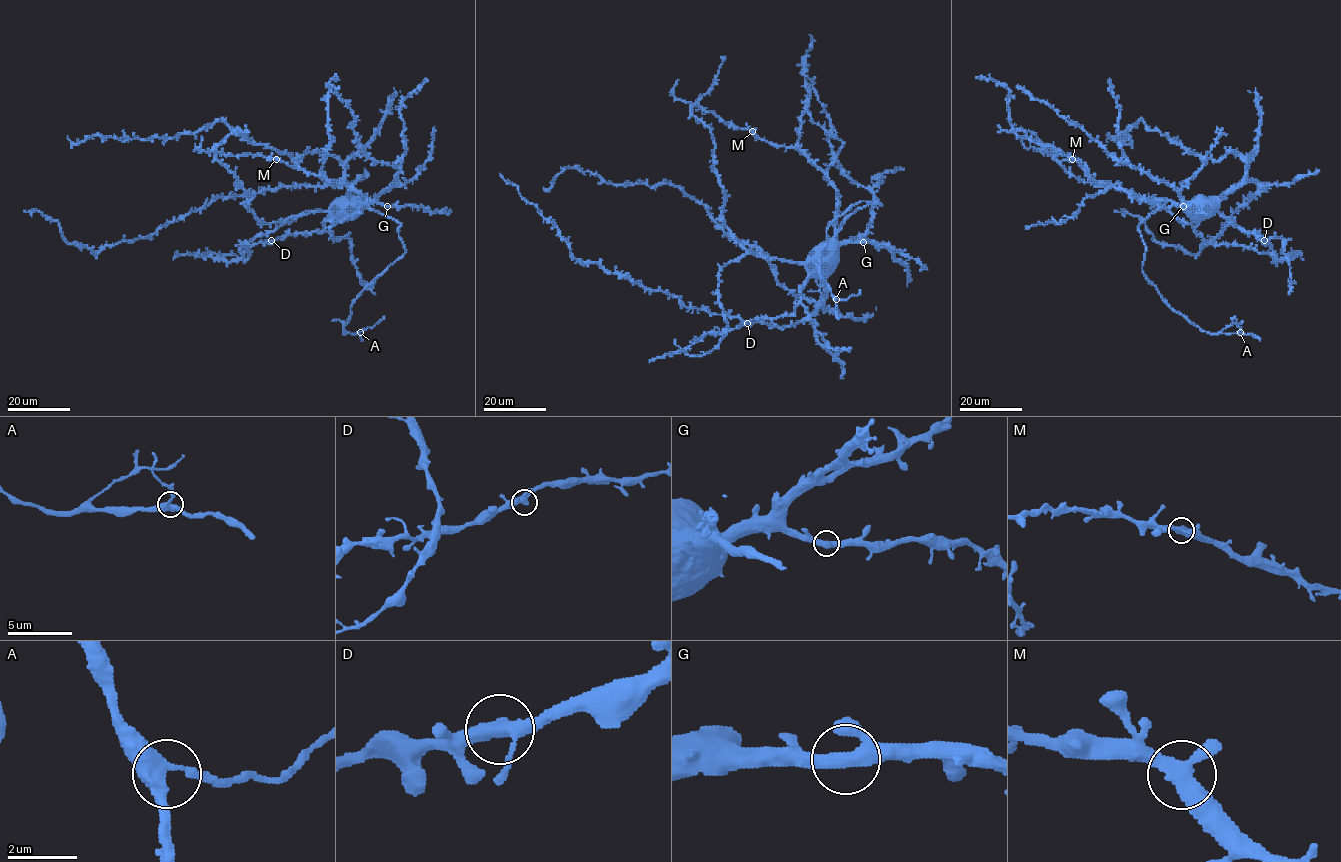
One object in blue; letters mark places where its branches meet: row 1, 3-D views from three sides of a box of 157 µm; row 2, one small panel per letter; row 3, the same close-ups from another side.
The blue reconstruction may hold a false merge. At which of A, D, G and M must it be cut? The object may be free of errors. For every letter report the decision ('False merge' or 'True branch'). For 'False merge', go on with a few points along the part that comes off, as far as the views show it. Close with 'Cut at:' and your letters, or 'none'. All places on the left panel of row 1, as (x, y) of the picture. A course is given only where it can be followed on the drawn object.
A: True branch
D: True branch
G: True branch
M: True branch
Cut at: none

